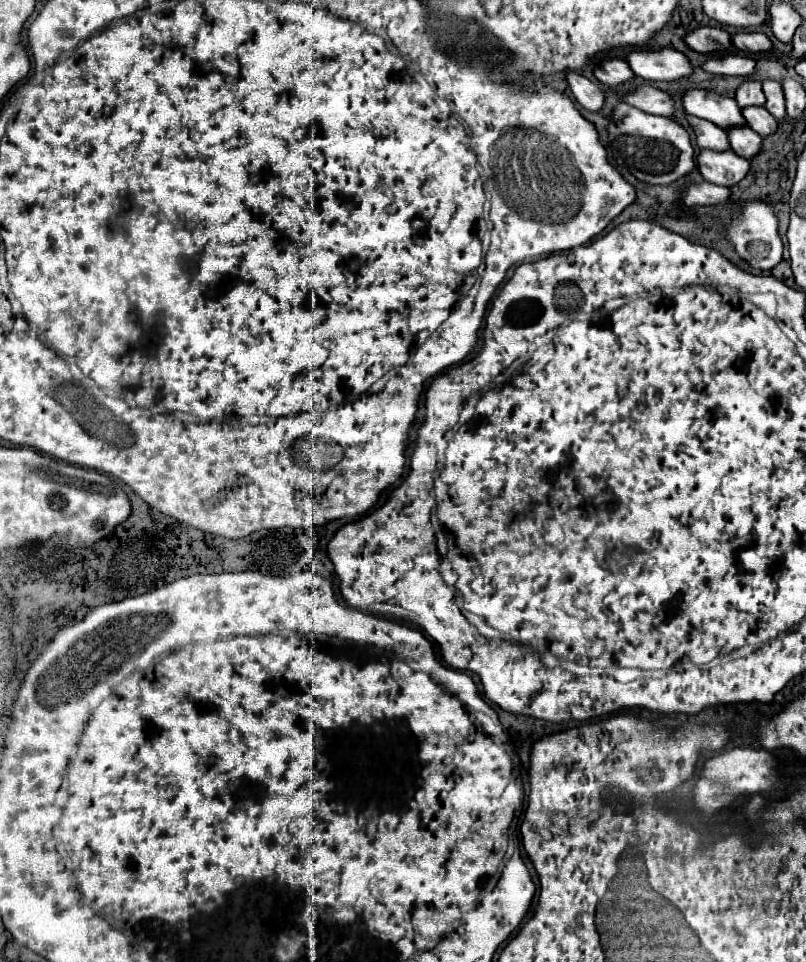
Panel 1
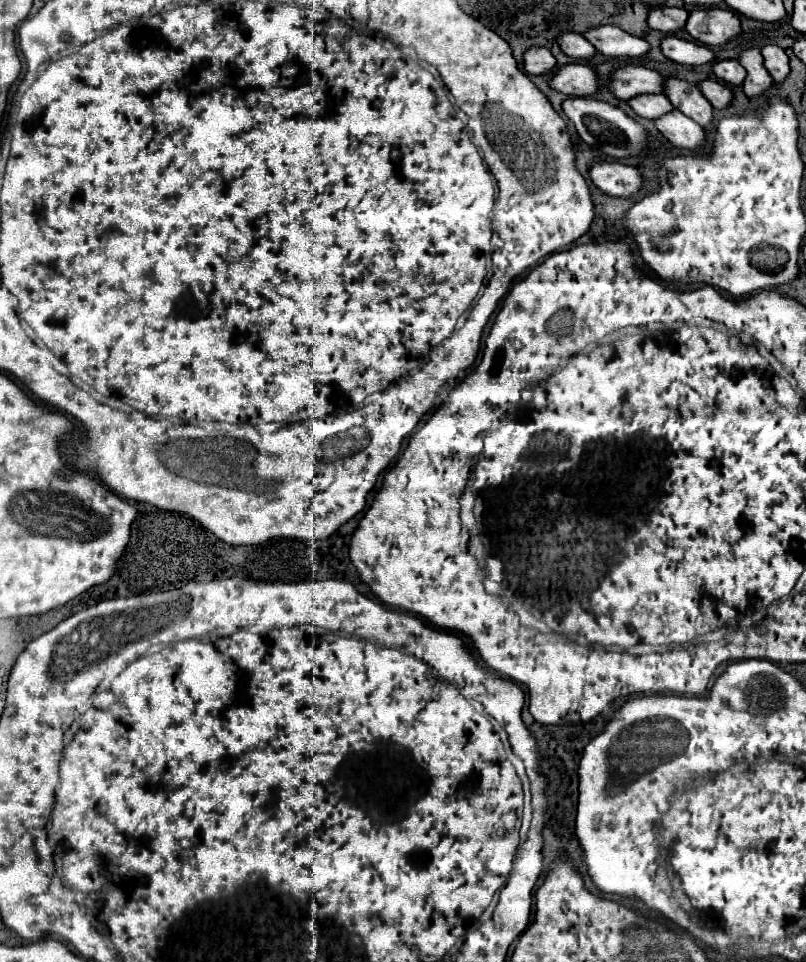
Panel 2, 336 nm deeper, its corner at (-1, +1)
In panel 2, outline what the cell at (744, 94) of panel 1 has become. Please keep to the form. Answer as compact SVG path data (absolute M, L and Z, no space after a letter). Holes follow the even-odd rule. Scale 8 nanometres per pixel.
M737 60L713 62L711 70L721 82L725 82L729 86L741 86L743 80L745 80L745 70L743 70L743 66Z

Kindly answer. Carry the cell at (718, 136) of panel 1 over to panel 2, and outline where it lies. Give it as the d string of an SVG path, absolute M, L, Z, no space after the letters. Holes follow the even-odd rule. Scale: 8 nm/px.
M641 94L641 96L633 96L631 100L627 100L629 108L641 116L641 118L649 118L655 120L667 112L671 112L671 102L663 96L663 94Z

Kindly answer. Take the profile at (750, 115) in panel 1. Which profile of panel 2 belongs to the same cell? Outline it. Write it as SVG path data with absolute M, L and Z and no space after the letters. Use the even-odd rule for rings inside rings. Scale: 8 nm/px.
M701 80L697 86L699 86L699 90L703 92L703 96L709 100L709 104L713 108L721 110L721 108L727 108L731 104L733 94L731 94L729 86L721 84L717 80Z

